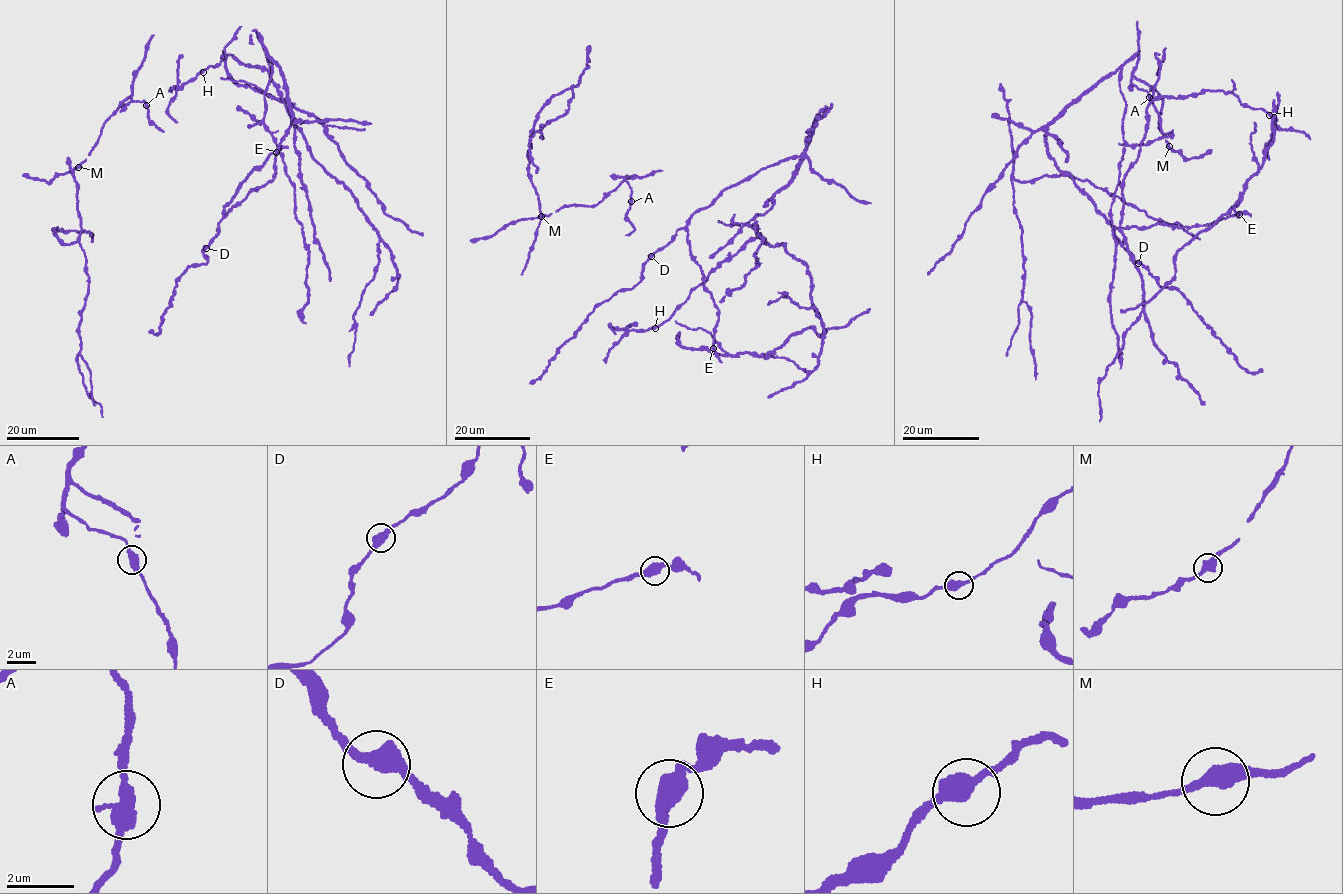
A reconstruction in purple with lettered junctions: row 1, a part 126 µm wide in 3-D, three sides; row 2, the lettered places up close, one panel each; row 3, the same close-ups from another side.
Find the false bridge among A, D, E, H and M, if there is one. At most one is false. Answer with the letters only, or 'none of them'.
A

